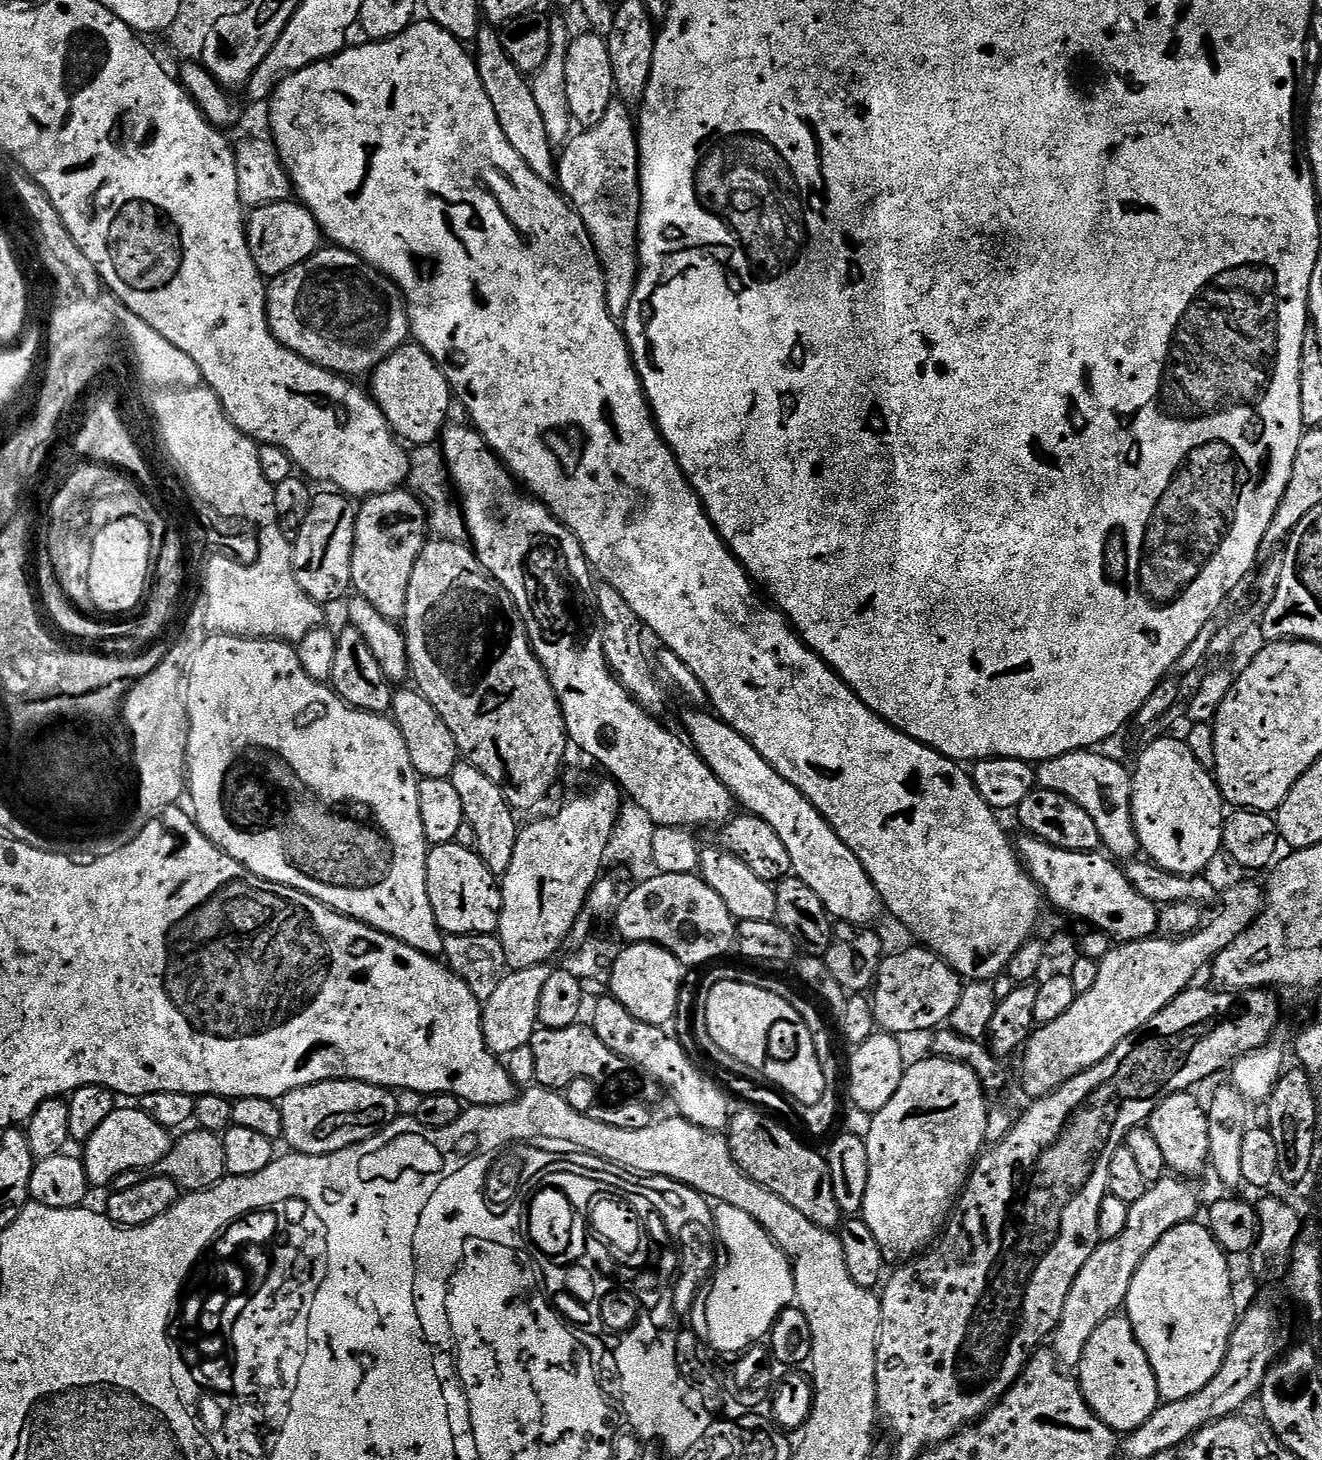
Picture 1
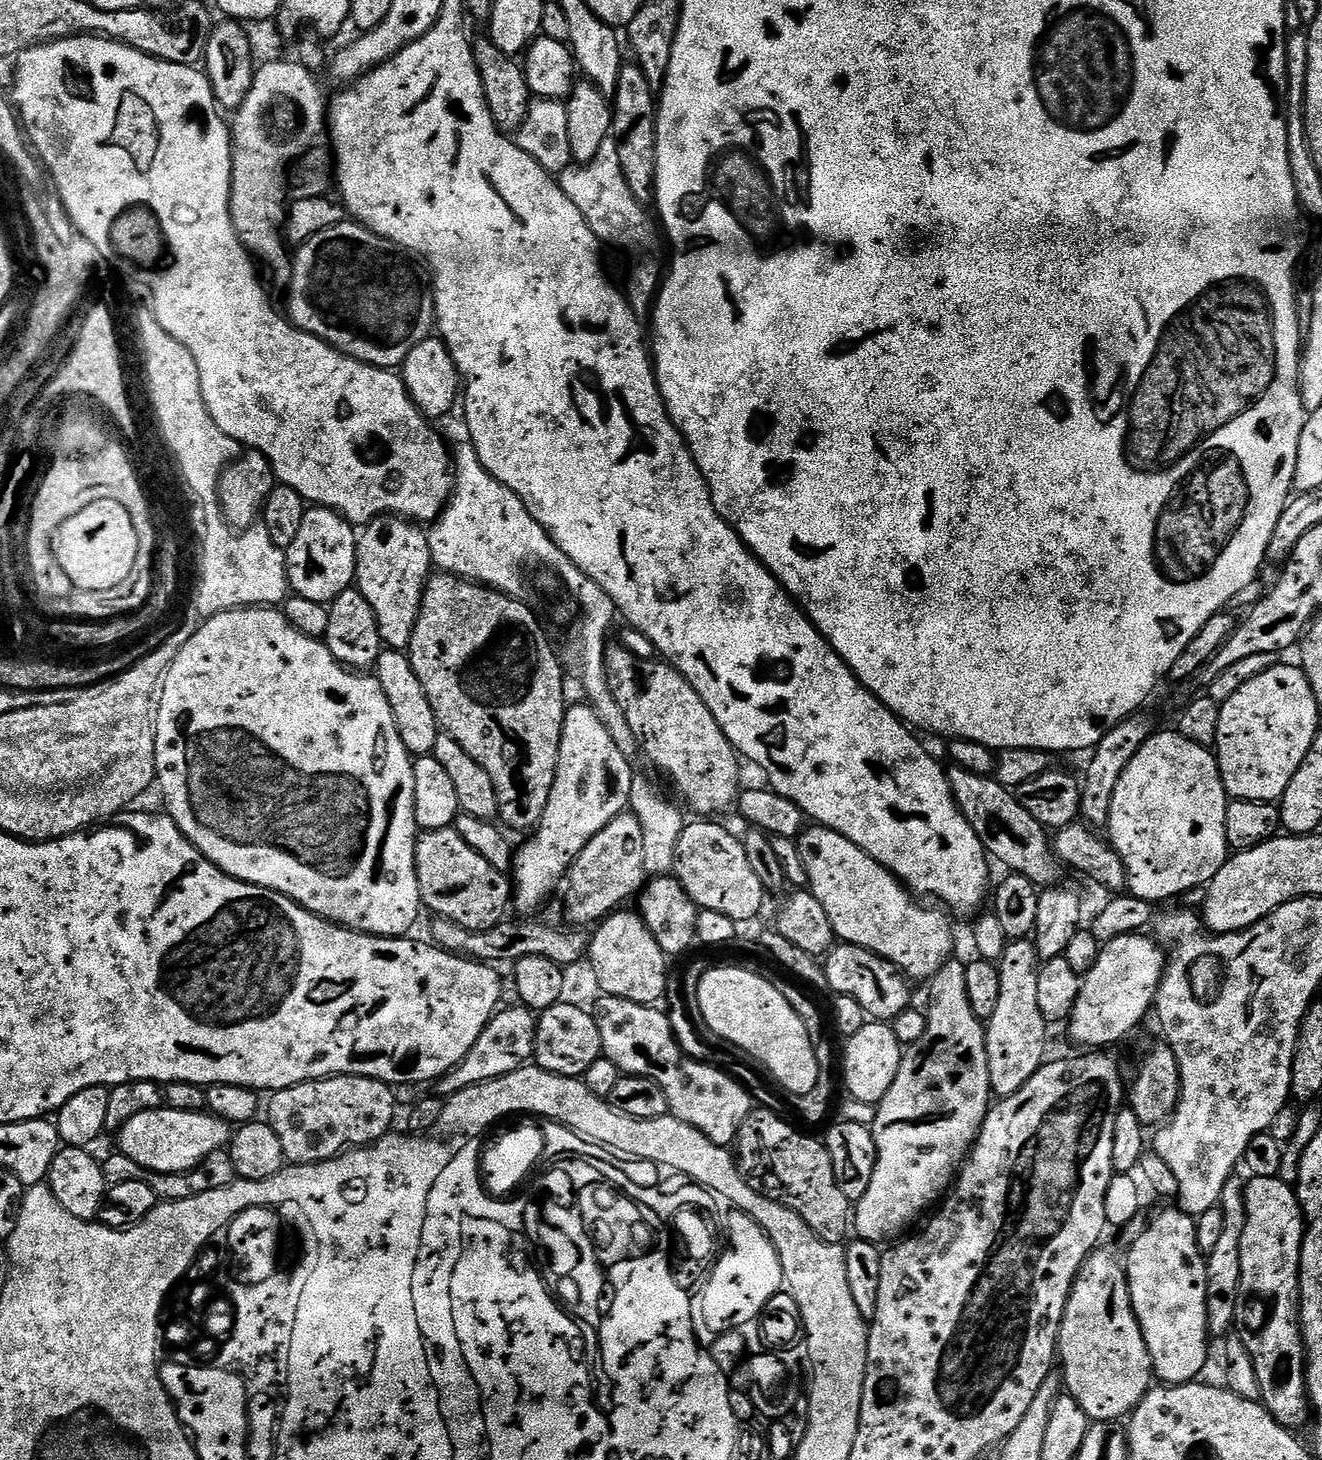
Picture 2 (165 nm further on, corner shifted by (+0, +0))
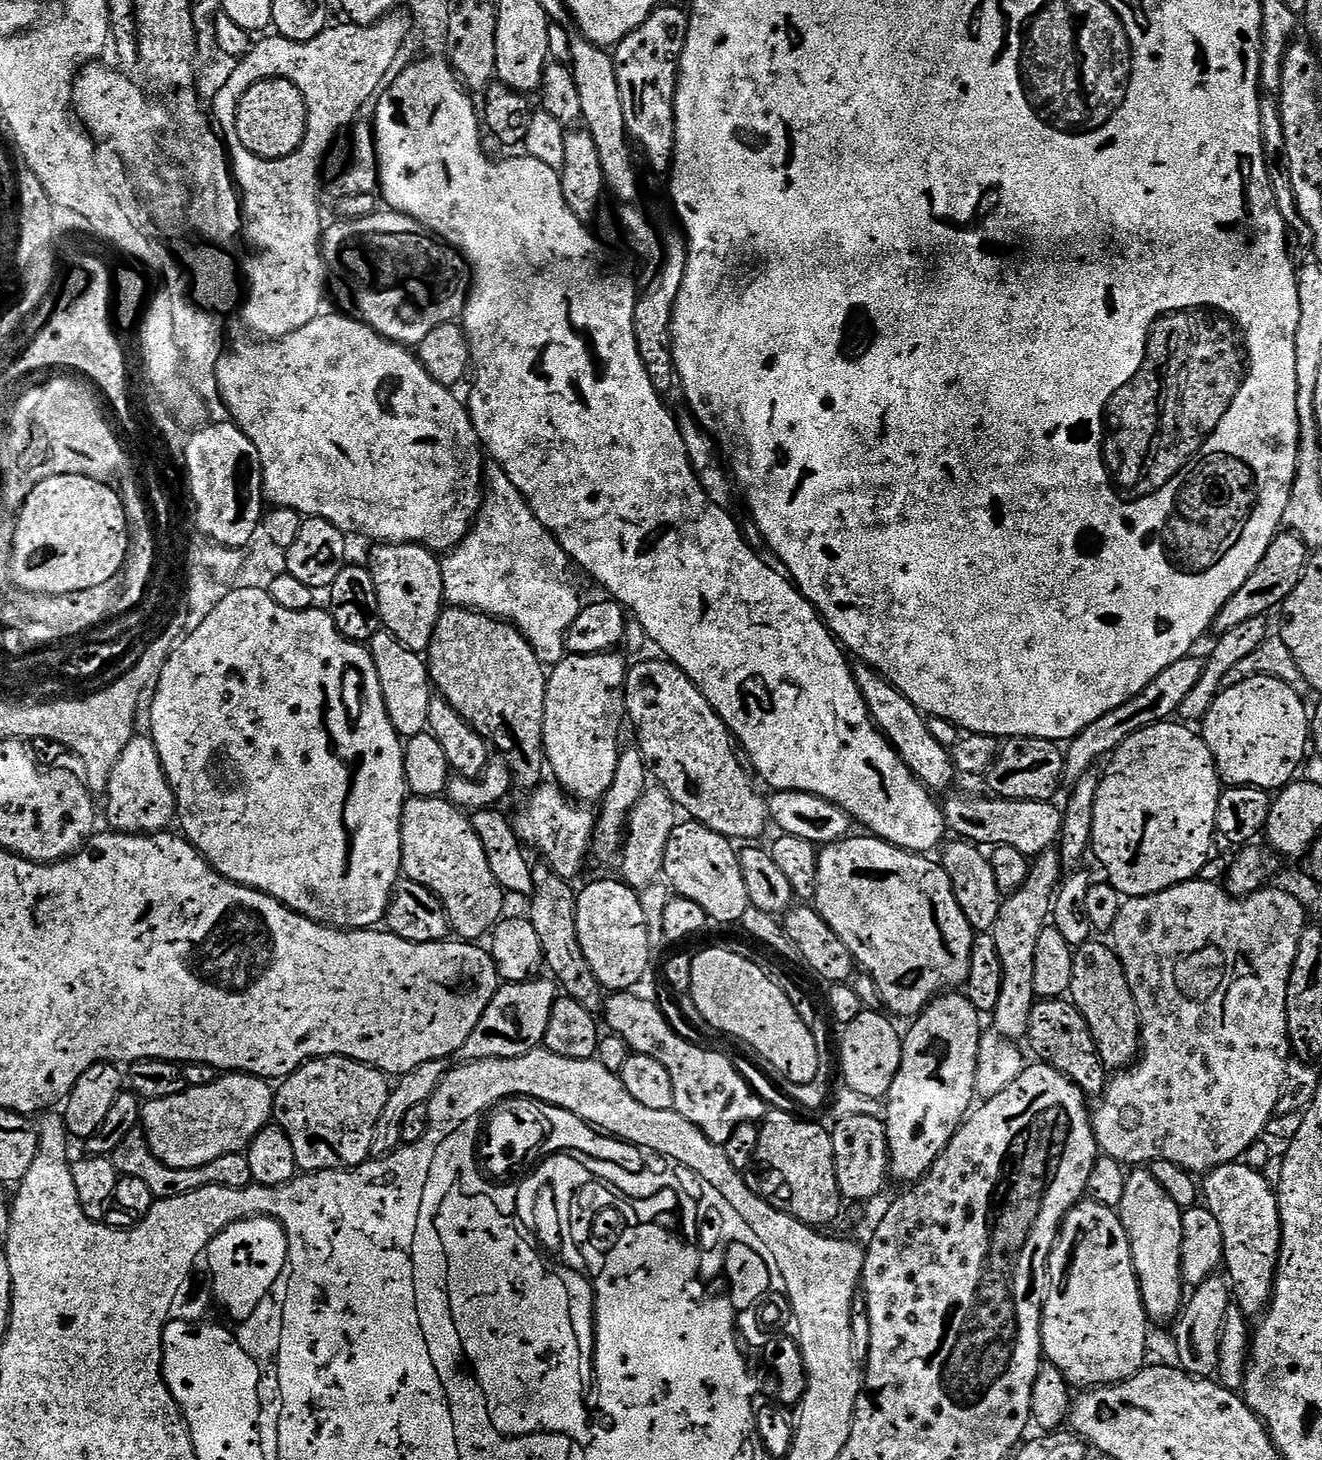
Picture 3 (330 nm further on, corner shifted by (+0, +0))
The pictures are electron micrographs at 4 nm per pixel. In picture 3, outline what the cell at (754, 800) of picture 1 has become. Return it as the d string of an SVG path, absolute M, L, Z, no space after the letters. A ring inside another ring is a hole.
M871 834L856 835L820 848L814 907L830 930L846 942L853 961L877 983L883 1007L889 1013L915 1018L945 990L959 989L967 981L974 933L954 898L943 863L935 864L927 855L907 852Z

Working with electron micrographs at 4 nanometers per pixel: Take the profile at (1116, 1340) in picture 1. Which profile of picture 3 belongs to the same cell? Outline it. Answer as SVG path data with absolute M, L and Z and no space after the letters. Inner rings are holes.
M1088 1198L1071 1208L1067 1216L1064 1217L1063 1224L1060 1225L1060 1238L1056 1245L1052 1247L1052 1253L1048 1259L1048 1292L1044 1296L1044 1313L1042 1314L1042 1346L1047 1363L1052 1364L1067 1378L1069 1385L1076 1390L1091 1390L1093 1388L1103 1388L1109 1384L1121 1384L1124 1380L1129 1380L1135 1376L1141 1368L1145 1367L1144 1355L1148 1352L1148 1311L1144 1308L1144 1299L1140 1293L1140 1283L1134 1270L1132 1261L1132 1251L1130 1250L1130 1238L1120 1221L1120 1213L1115 1208L1107 1208ZM1068 1244L1076 1244L1072 1248L1072 1257L1068 1260Z

